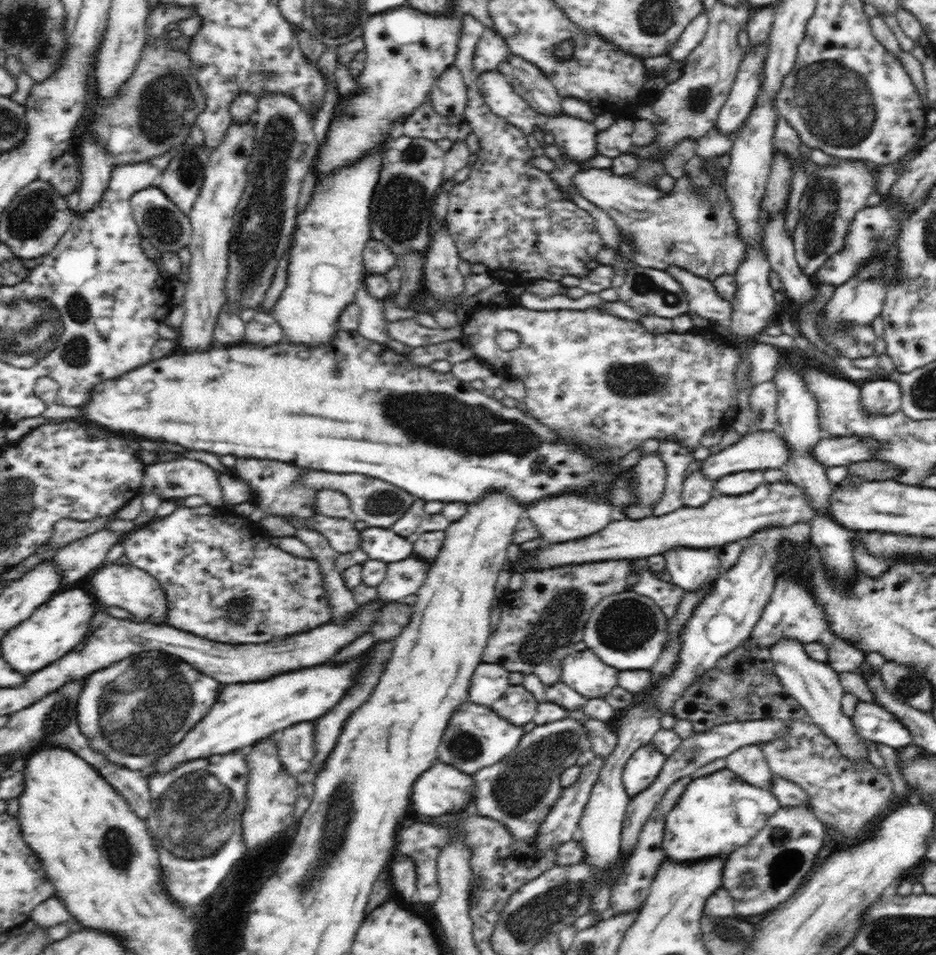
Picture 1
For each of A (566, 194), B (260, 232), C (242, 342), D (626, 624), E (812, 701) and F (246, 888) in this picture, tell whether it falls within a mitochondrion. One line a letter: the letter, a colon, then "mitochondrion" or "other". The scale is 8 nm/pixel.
A: other
B: mitochondrion
C: other
D: mitochondrion
E: other
F: other

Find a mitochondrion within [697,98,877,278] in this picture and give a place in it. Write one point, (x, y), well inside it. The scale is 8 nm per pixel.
(818, 234)

